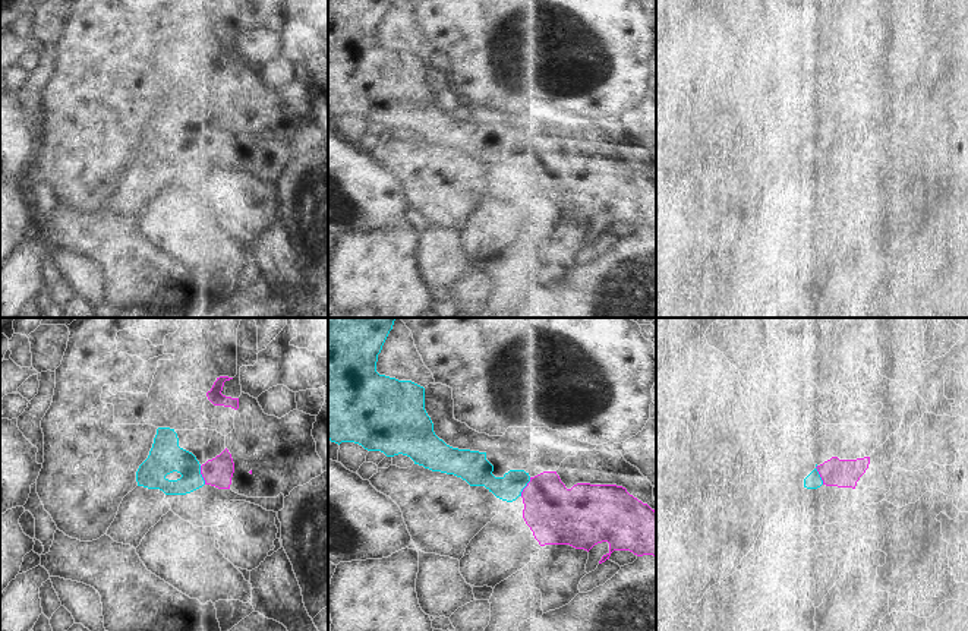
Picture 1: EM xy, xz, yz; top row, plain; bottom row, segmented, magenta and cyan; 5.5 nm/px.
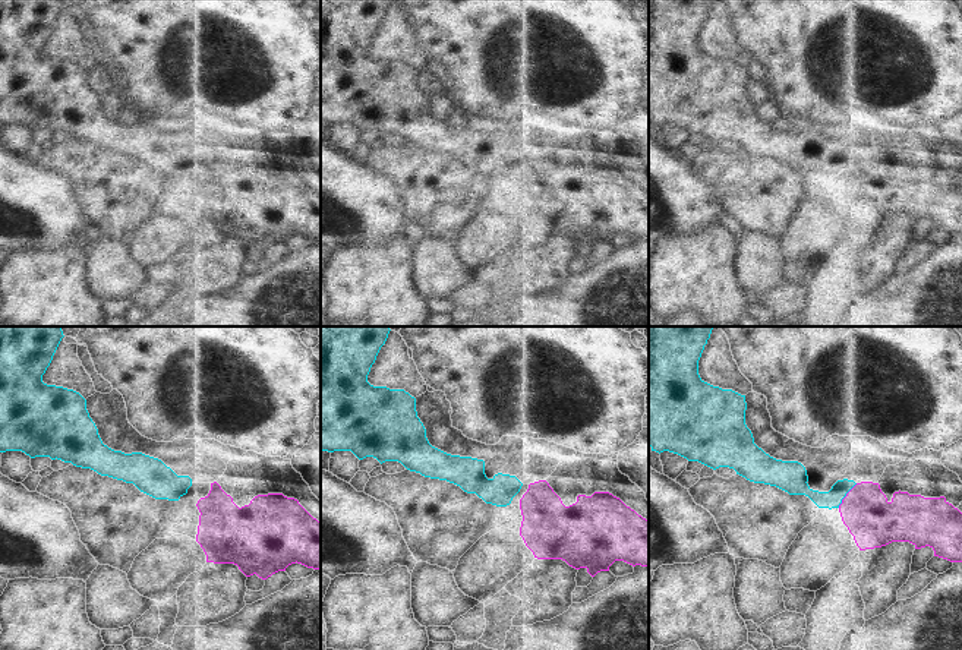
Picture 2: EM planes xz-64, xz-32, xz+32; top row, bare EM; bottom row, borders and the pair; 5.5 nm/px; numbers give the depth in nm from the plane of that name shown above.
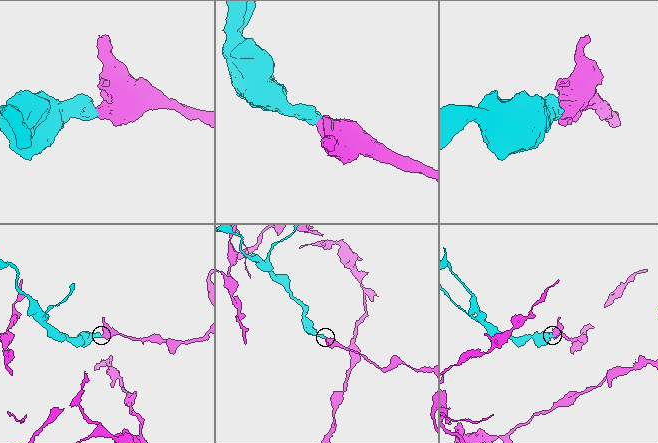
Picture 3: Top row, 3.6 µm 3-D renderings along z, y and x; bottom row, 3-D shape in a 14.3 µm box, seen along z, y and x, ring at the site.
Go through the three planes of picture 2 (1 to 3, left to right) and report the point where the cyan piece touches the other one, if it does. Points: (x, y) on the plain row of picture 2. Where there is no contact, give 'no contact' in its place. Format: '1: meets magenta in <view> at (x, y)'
1: no contact
2: no contact
3: meets magenta in xz+32 at (847, 167)

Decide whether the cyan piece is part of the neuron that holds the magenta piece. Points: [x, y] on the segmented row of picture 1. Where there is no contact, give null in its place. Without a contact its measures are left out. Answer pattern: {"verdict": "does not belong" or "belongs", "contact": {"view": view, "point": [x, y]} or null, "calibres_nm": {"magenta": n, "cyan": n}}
{"verdict": "belongs", "contact": {"view": "xy", "point": [201, 473]}, "calibres_nm": {"magenta": 160, "cyan": 180}}

